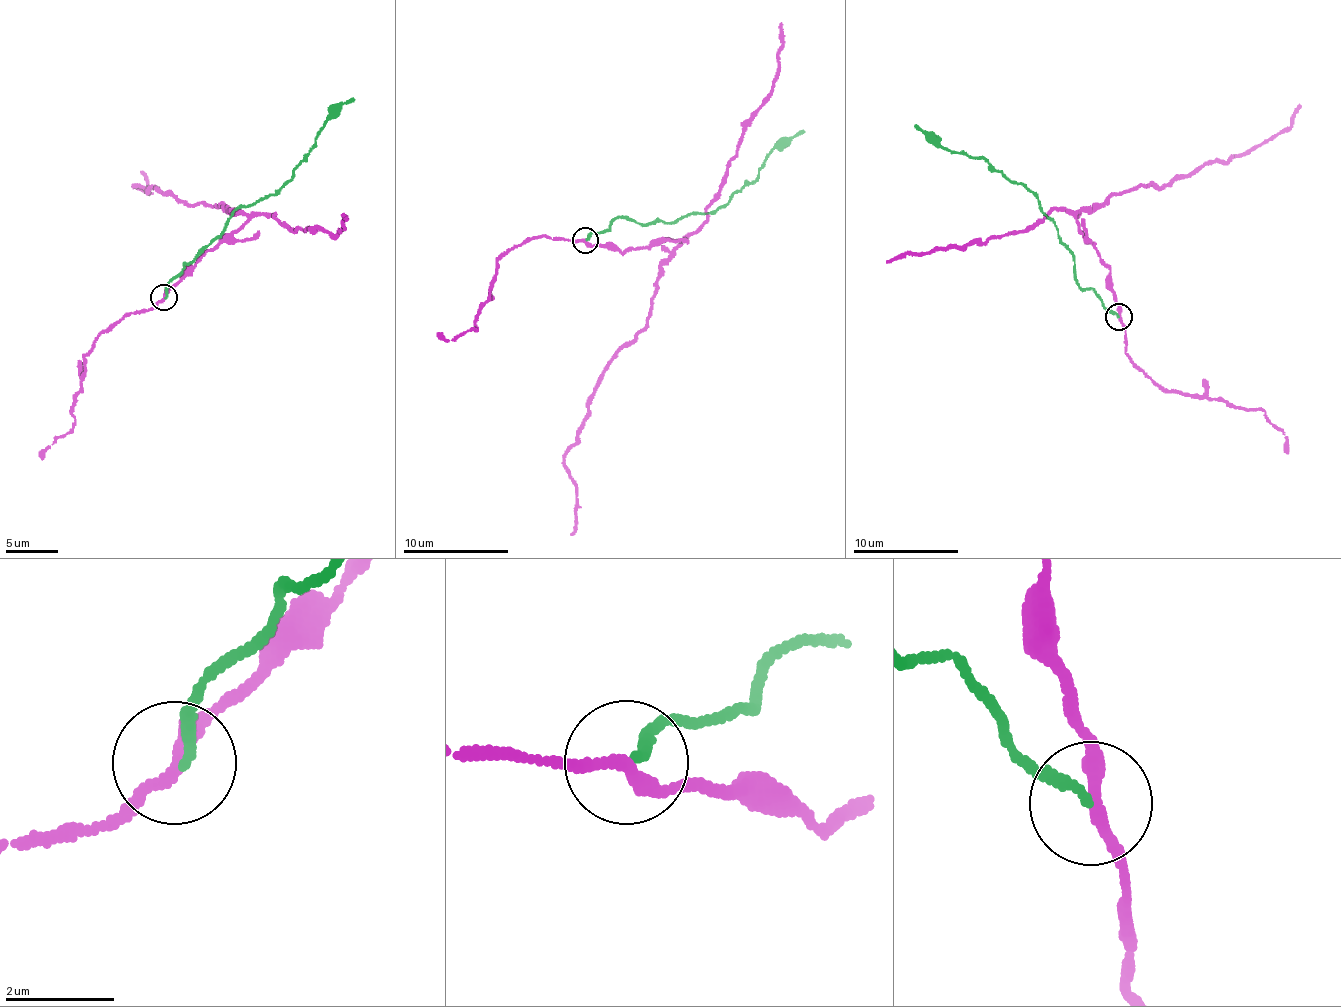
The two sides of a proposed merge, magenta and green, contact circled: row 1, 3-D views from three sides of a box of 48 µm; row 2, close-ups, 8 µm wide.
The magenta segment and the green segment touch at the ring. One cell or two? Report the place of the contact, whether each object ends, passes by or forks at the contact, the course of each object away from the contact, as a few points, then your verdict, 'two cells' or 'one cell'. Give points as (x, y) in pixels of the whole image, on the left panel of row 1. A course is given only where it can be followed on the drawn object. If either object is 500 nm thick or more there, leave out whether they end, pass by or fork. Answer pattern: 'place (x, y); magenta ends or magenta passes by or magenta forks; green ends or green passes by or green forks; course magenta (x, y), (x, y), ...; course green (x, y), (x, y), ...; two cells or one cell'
place (163, 297); magenta passes by; green ends; course magenta (164, 296), (227, 242), (247, 216), (134, 184), (149, 194), (140, 171); course green (164, 296), (183, 267), (218, 239), (237, 208), (277, 192), (314, 147), (324, 124), (343, 104), (355, 99); two cells

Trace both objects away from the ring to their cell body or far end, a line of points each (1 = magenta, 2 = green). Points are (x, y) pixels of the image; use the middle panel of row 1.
1: (585, 240), (623, 252), (678, 243), (651, 297), (652, 313), (599, 381), (565, 458), (577, 498), (570, 535)
2: (585, 240), (608, 229), (621, 217), (647, 225), (713, 212), (756, 177), (770, 151), (805, 132)

